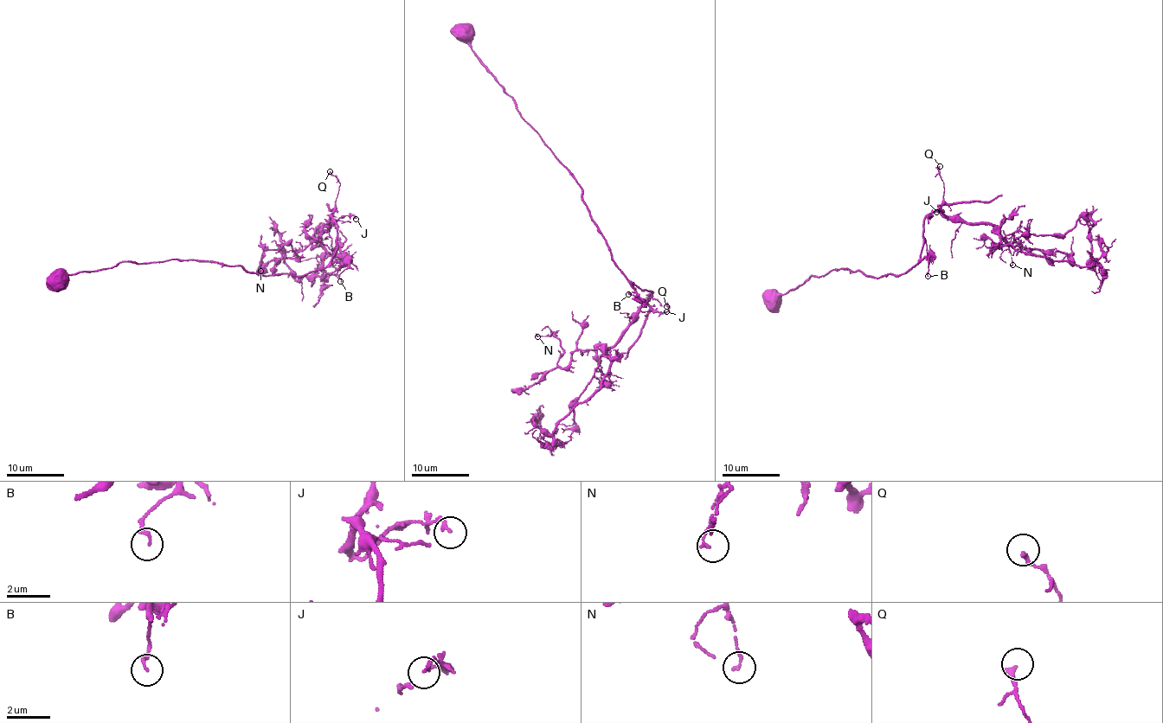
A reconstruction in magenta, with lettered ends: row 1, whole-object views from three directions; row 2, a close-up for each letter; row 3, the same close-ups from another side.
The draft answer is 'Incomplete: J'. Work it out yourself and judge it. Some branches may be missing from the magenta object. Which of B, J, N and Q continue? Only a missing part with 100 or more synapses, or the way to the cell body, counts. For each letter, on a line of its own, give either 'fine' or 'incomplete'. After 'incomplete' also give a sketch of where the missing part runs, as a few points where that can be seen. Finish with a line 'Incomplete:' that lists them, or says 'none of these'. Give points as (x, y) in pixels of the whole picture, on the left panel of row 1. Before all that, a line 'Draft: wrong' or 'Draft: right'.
Draft: wrong
B: fine
J: fine
N: fine
Q: fine
Incomplete: none of these

